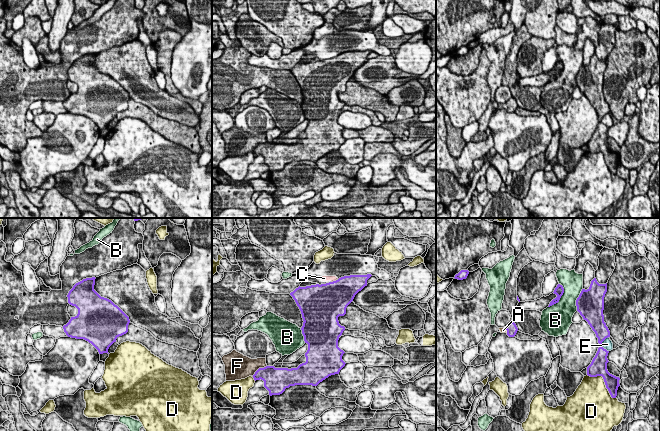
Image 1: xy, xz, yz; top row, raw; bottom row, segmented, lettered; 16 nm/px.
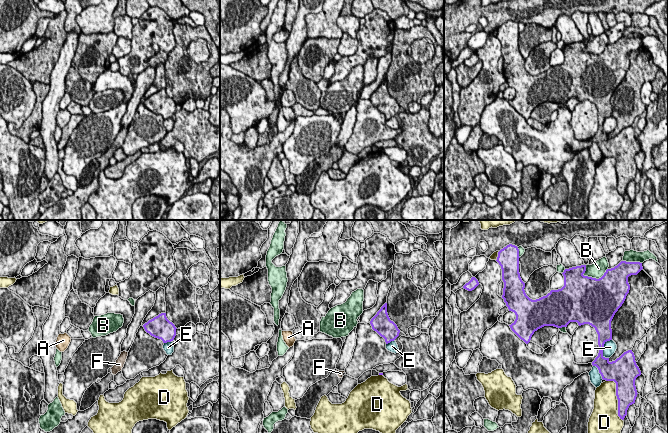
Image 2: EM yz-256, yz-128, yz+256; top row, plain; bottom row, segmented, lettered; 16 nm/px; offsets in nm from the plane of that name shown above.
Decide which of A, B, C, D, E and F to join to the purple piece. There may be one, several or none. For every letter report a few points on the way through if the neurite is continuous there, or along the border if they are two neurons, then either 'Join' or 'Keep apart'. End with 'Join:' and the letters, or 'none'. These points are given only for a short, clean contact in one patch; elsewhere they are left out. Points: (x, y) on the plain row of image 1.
A: Path across: yz (511, 104), (506, 105), (503, 106). Join
B: Keep apart
C: Boundary: xz (338, 55), (331, 58). Keep apart
D: Keep apart
E: Keep apart
F: Keep apart
Join: A

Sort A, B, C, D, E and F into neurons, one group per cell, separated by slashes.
A / B / C / D / E / F

